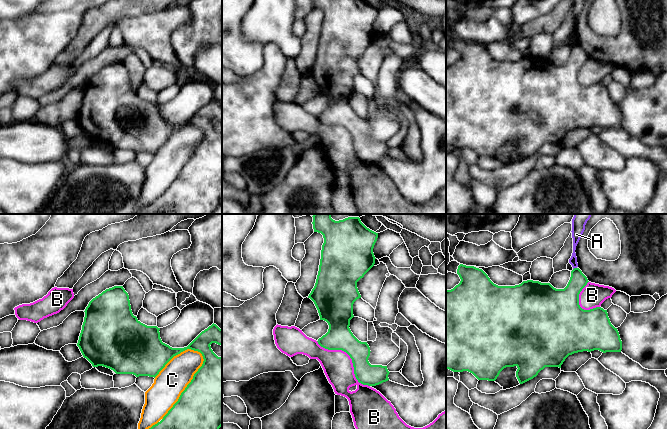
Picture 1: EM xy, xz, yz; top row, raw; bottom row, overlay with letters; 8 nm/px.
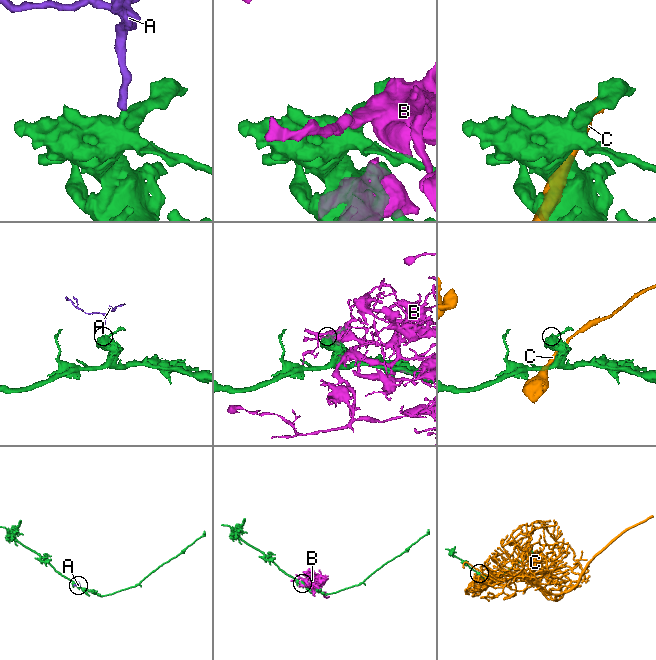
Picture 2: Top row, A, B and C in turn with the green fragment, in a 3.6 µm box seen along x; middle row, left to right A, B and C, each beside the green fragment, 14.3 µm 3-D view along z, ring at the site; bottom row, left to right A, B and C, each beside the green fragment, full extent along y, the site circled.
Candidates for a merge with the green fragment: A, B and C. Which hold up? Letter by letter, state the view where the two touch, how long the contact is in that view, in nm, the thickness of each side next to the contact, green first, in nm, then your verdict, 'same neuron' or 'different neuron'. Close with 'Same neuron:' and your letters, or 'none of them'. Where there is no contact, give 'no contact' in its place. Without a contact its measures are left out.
A: contact in yz; length 40 nm; calibres 180 and 70 nm; different neuron
B: contact in xz; length 550 nm; calibres 200 and 240 nm; different neuron
C: contact in xy; length 650 nm; calibres 480 and 240 nm; different neuron
Same neuron: none of them

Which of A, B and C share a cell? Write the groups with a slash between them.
A / B / C

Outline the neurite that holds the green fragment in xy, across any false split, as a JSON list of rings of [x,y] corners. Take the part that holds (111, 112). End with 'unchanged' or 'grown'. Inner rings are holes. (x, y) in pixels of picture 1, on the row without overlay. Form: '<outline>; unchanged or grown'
[[[123,62],[106,65],[89,78],[84,88],[77,122],[93,143],[103,142],[116,150],[155,154],[174,132],[187,125],[198,127],[203,132],[202,142],[178,177],[160,198],[136,214],[211,214],[219,206],[222,202],[222,133],[218,133],[210,121],[216,119],[222,122],[222,105],[213,99],[187,123],[172,124],[162,118],[160,104],[147,102],[133,91],[129,71]]]; unchanged

